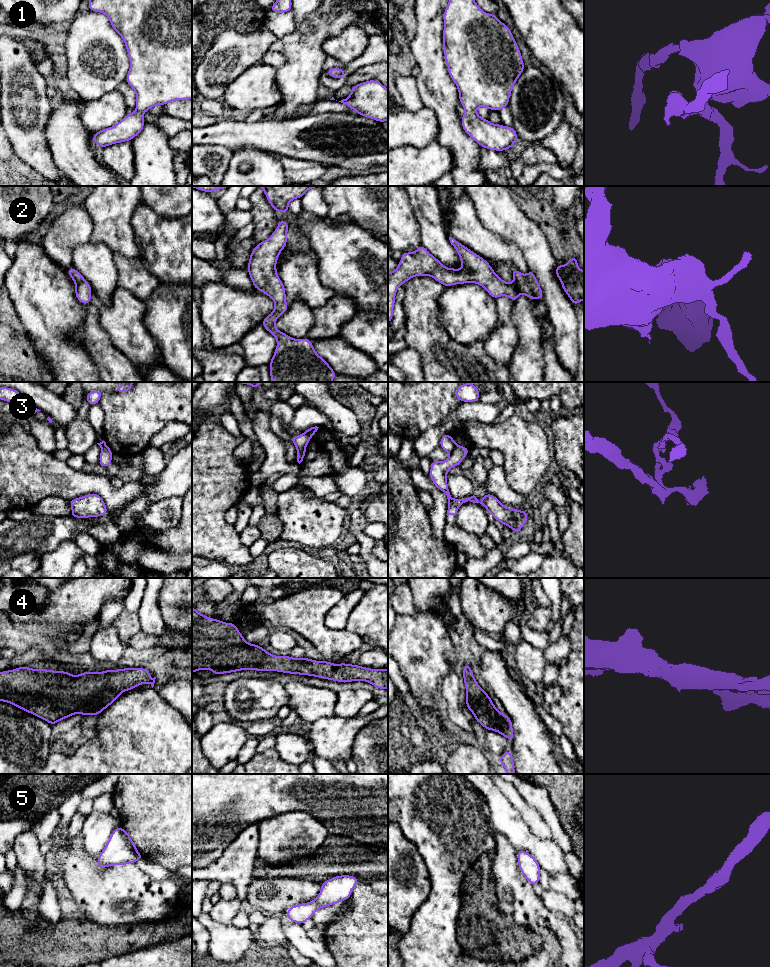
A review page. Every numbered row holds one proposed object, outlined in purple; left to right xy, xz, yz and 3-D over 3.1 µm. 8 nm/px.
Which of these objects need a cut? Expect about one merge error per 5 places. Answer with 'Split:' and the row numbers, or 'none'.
Split: 3

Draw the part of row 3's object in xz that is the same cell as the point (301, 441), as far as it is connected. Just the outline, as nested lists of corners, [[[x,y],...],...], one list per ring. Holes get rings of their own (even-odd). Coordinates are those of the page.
[[[303,432],[299,436],[290,436],[290,439],[296,448],[306,448],[311,439],[311,436]]]

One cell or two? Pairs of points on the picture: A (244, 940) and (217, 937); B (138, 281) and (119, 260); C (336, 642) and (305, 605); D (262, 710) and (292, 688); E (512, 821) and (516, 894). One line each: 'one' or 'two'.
A: one
B: one
C: one
D: two
E: two

